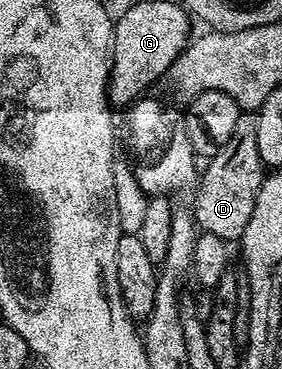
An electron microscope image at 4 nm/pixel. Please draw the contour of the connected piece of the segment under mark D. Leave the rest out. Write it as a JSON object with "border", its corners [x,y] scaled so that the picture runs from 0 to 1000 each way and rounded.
{"border":[[[858,304],[848,333],[833,333],[833,355],[819,355],[819,377],[791,388],[766,420],[738,428],[730,447],[741,450],[730,458],[723,450],[691,512],[699,537],[684,545],[677,585],[709,629],[777,637],[777,648],[805,659],[851,656],[890,596],[890,572],[904,572],[904,539],[933,488],[908,304]]]}

